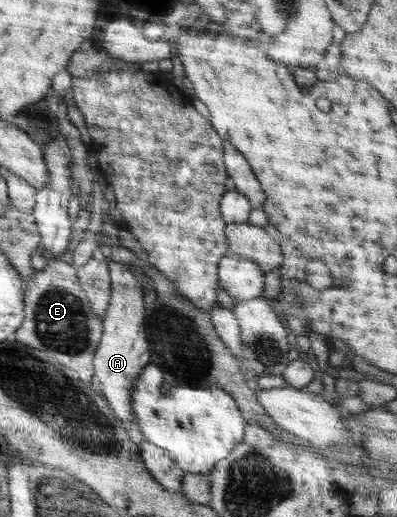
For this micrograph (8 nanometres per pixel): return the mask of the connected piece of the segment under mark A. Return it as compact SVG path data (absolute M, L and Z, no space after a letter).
M111 262L110 271L110 300L106 314L102 317L102 336L94 353L92 361L94 376L99 379L101 395L111 406L115 415L125 425L130 440L140 449L140 443L145 440L140 432L135 416L133 415L130 401L131 388L134 381L139 378L143 367L150 363L151 352L146 338L144 319L146 306L143 305L144 291L137 282L128 266L118 262Z

